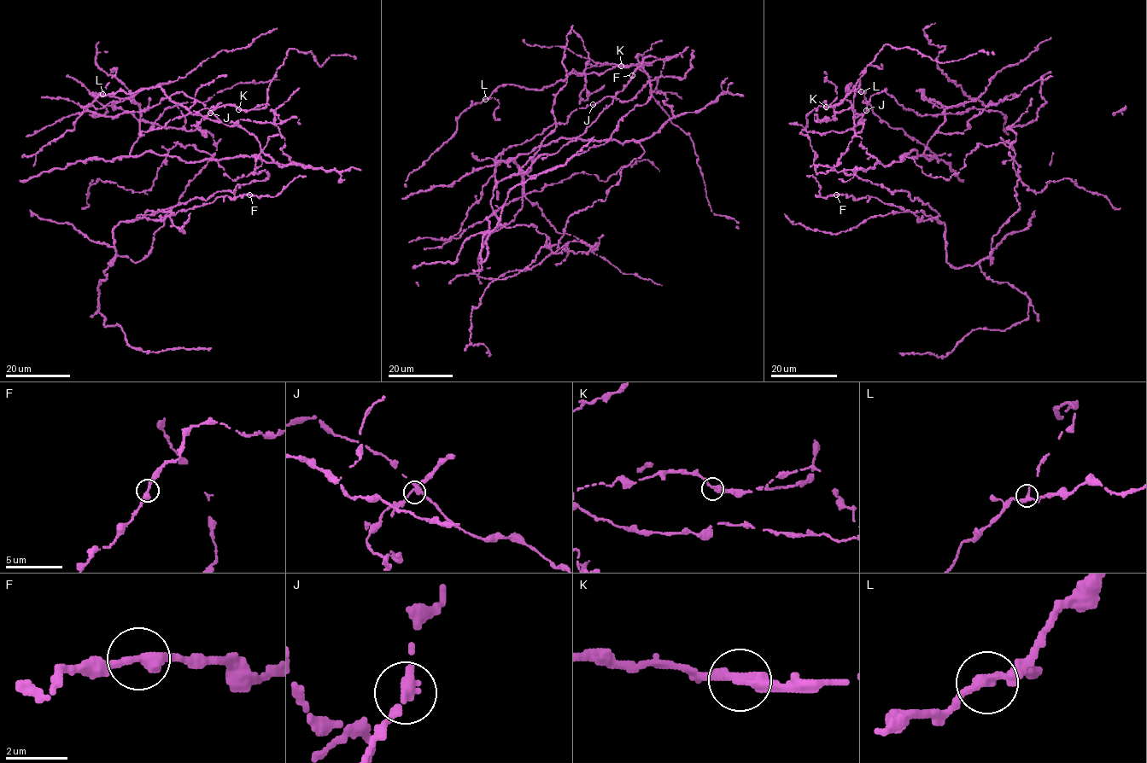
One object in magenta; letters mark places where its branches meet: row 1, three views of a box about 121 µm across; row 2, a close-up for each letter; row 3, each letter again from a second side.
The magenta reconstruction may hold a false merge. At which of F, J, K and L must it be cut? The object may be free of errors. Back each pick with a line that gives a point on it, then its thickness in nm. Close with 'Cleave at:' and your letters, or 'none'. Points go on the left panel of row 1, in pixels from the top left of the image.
Cleave at: none

